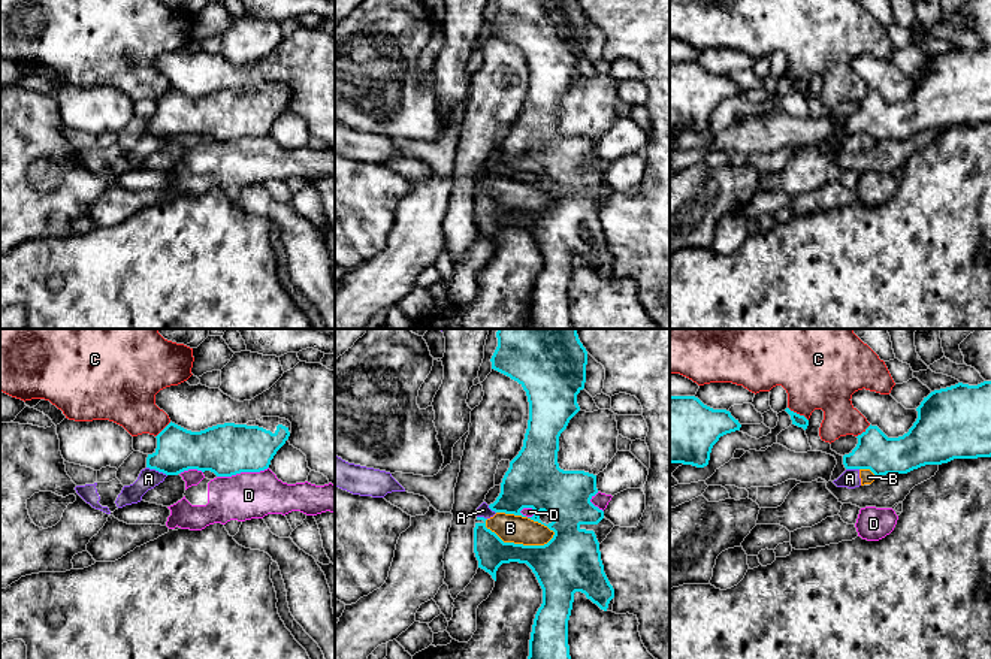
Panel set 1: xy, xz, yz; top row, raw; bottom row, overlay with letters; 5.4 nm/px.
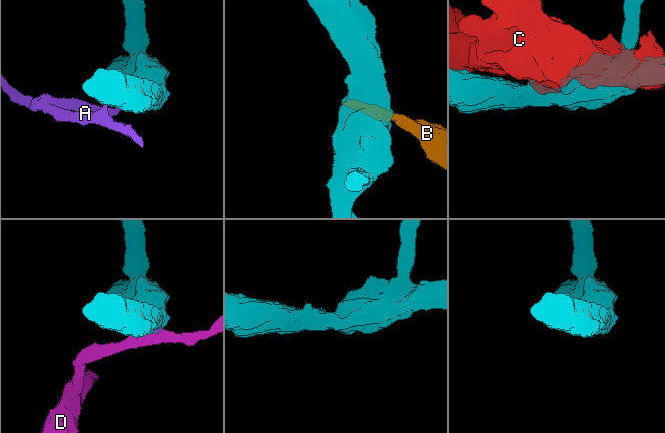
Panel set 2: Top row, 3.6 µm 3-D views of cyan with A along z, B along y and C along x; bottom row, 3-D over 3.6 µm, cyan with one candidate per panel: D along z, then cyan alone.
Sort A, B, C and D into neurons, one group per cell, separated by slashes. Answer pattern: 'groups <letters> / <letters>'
groups A B / C / D

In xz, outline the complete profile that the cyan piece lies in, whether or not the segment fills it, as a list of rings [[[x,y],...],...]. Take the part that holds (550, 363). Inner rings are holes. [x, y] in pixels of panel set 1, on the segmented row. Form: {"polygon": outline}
{"polygon": [[[498,329],[498,347],[490,359],[492,369],[517,381],[526,392],[529,402],[529,420],[519,454],[510,462],[501,483],[501,493],[489,508],[495,513],[523,516],[523,508],[532,508],[534,516],[528,517],[547,526],[555,532],[553,538],[544,545],[523,545],[504,542],[495,532],[486,527],[484,517],[477,517],[474,527],[474,553],[478,568],[484,569],[496,581],[496,571],[502,563],[526,563],[535,574],[543,589],[543,604],[538,608],[531,640],[528,659],[571,659],[568,646],[568,620],[572,610],[574,593],[581,592],[607,611],[614,598],[614,589],[610,584],[601,560],[599,542],[593,530],[581,529],[581,525],[598,525],[604,519],[604,511],[595,507],[590,499],[598,493],[596,475],[584,471],[564,471],[558,463],[559,436],[566,429],[569,420],[580,411],[577,395],[584,389],[587,351],[578,339],[577,329]]]}

